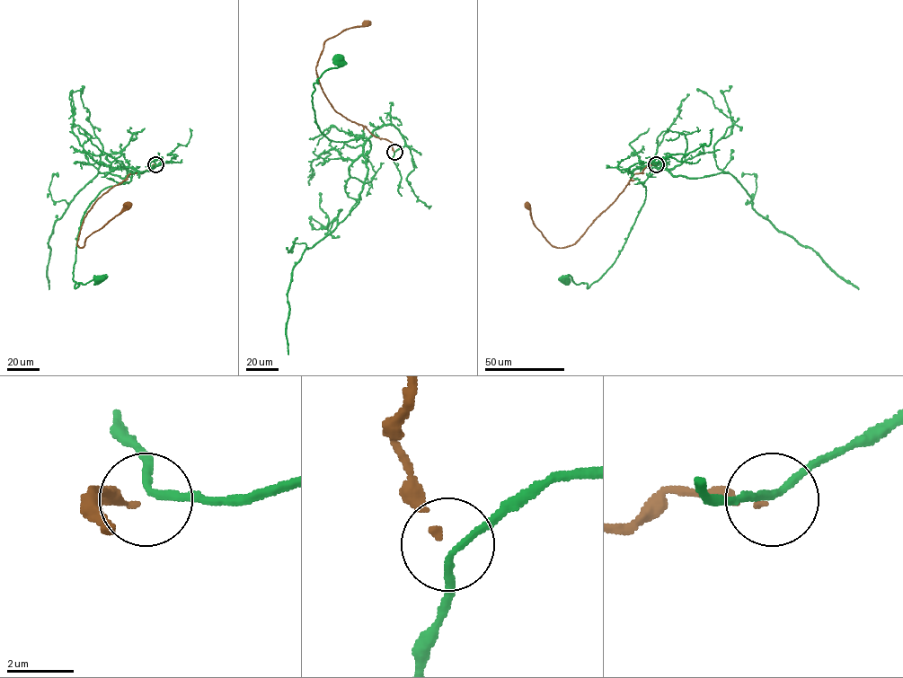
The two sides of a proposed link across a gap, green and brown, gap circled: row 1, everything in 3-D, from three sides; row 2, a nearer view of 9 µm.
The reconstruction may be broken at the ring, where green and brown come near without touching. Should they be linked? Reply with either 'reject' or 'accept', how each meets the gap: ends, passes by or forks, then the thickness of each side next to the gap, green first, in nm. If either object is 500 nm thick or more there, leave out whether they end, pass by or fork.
reject; green passes by; brown ends; calibres 200 and 130 nm

